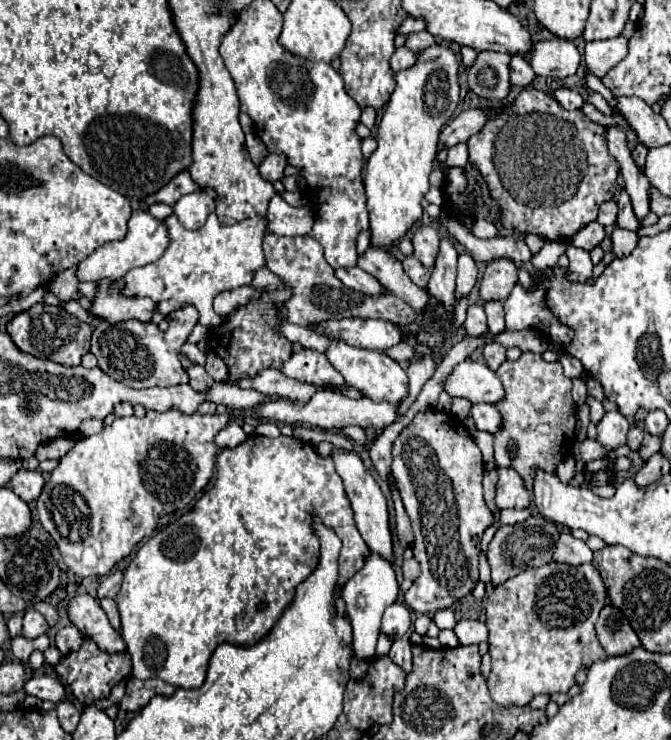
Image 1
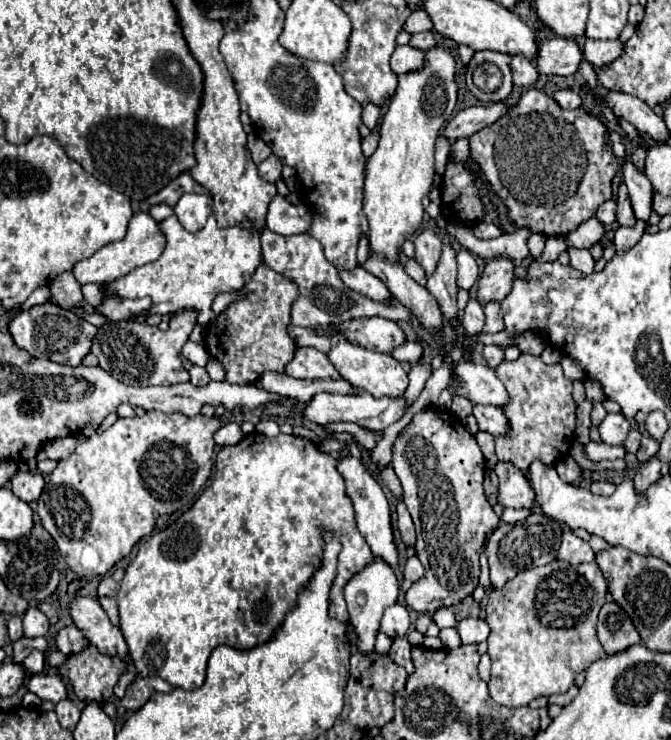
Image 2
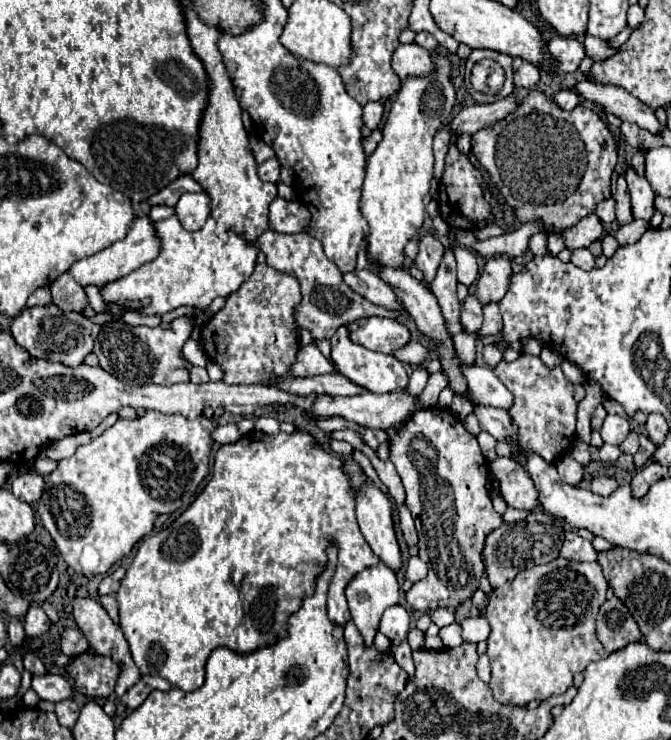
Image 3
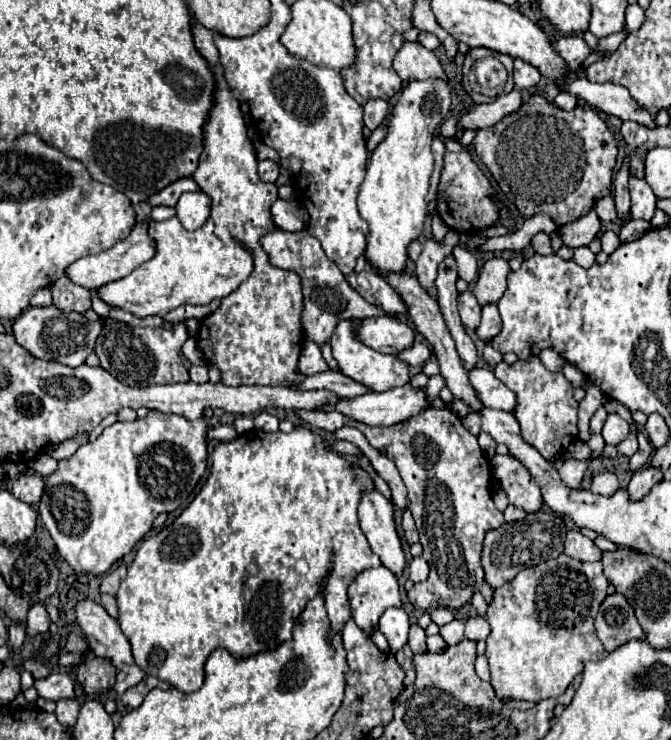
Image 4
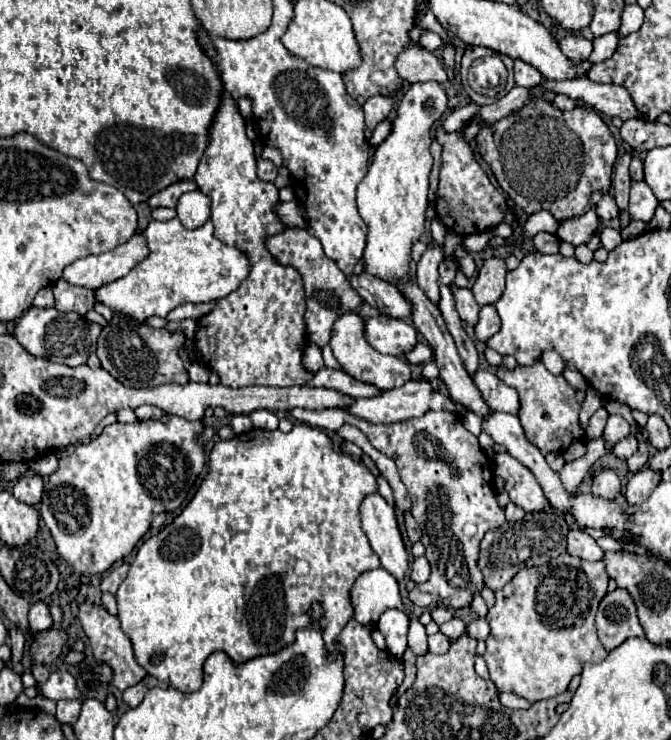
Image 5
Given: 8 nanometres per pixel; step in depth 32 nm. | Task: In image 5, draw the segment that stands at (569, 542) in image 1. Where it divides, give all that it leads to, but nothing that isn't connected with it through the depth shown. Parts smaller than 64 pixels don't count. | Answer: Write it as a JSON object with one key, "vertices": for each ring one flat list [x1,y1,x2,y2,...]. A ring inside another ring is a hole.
{"vertices":[[570,530,568,532,568,554,580,556,584,560,602,560,604,550,596,544,592,536,588,536,584,530]]}

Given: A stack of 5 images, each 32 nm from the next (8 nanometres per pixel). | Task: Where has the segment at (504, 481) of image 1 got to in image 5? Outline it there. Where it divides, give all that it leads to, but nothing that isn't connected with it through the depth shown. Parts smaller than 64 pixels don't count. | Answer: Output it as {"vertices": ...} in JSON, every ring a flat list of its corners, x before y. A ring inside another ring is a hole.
{"vertices":[[508,452,494,454,492,462,494,462,494,474,498,474,506,480,504,488,508,490,510,500,514,504,522,506,526,512,542,512,550,506,538,480,524,464,520,464]]}

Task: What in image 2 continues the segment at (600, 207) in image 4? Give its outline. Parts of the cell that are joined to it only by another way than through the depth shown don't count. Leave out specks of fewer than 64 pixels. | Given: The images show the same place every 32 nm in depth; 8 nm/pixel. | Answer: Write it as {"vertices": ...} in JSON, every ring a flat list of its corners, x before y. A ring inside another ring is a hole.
{"vertices":[[606,200,604,204,600,204,600,208,596,210,596,218,604,226,610,226,616,220,616,202,614,200]]}

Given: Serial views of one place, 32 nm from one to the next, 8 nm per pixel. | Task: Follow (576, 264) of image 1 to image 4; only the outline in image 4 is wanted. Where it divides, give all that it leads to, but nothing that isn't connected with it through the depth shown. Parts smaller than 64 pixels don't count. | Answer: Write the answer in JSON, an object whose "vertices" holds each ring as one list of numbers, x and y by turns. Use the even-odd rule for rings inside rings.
{"vertices":[[582,246,582,248,576,248,576,250,574,250,574,260,576,260,580,266,588,268,588,266,594,264,594,254,590,252,588,246]]}

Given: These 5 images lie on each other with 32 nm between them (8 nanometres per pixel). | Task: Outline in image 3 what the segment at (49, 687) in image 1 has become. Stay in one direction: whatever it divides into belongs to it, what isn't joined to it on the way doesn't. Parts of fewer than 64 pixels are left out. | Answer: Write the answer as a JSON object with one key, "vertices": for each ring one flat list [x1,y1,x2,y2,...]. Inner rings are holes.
{"vertices":[[46,674,46,676,34,676,32,688,42,700,60,702,66,698,72,698,72,684,64,674]]}

